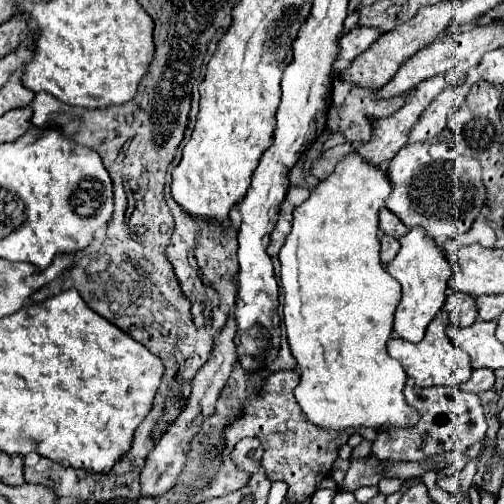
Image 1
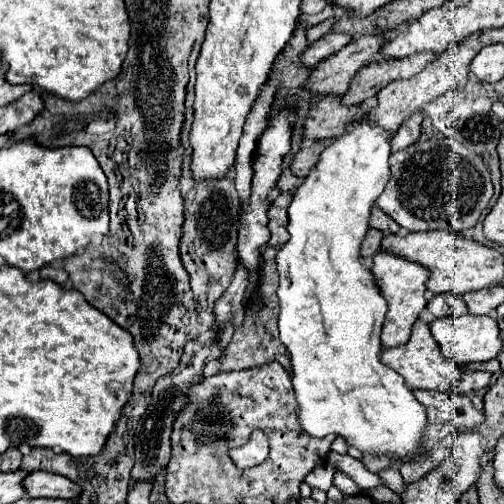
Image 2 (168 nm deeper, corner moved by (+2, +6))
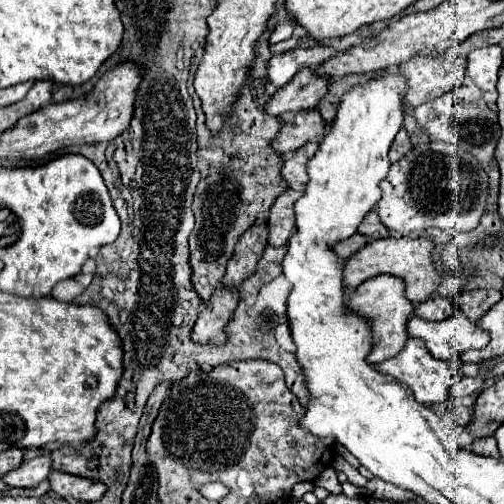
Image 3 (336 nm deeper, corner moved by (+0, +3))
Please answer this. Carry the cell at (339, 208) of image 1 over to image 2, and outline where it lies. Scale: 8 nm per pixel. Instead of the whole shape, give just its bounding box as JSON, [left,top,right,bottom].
[277,114,427,462]

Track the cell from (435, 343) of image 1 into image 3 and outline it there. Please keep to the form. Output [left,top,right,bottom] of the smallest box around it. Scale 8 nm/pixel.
[377,337,463,405]

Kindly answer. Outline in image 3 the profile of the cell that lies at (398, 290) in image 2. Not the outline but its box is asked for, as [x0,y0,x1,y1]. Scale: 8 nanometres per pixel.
[347,275,413,365]

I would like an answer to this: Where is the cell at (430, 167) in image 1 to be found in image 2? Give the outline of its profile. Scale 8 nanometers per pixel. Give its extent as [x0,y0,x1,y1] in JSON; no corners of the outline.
[377,138,493,232]

